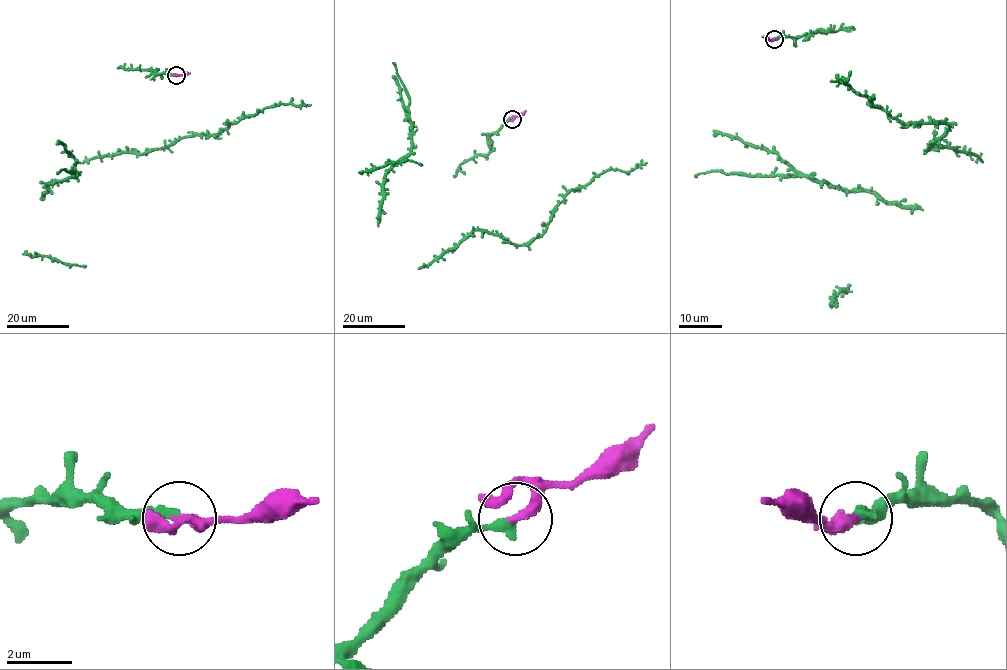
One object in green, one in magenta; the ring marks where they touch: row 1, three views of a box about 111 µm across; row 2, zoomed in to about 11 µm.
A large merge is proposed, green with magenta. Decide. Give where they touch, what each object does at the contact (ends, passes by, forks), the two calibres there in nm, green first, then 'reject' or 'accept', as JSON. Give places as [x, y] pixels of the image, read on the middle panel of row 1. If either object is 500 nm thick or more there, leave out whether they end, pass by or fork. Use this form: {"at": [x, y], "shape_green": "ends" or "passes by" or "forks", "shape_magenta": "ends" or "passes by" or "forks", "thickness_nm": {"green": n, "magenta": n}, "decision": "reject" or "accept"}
{"at": [512, 119], "shape_green": "ends", "shape_magenta": "ends", "thickness_nm": {"green": 320, "magenta": 320}, "decision": "accept"}

